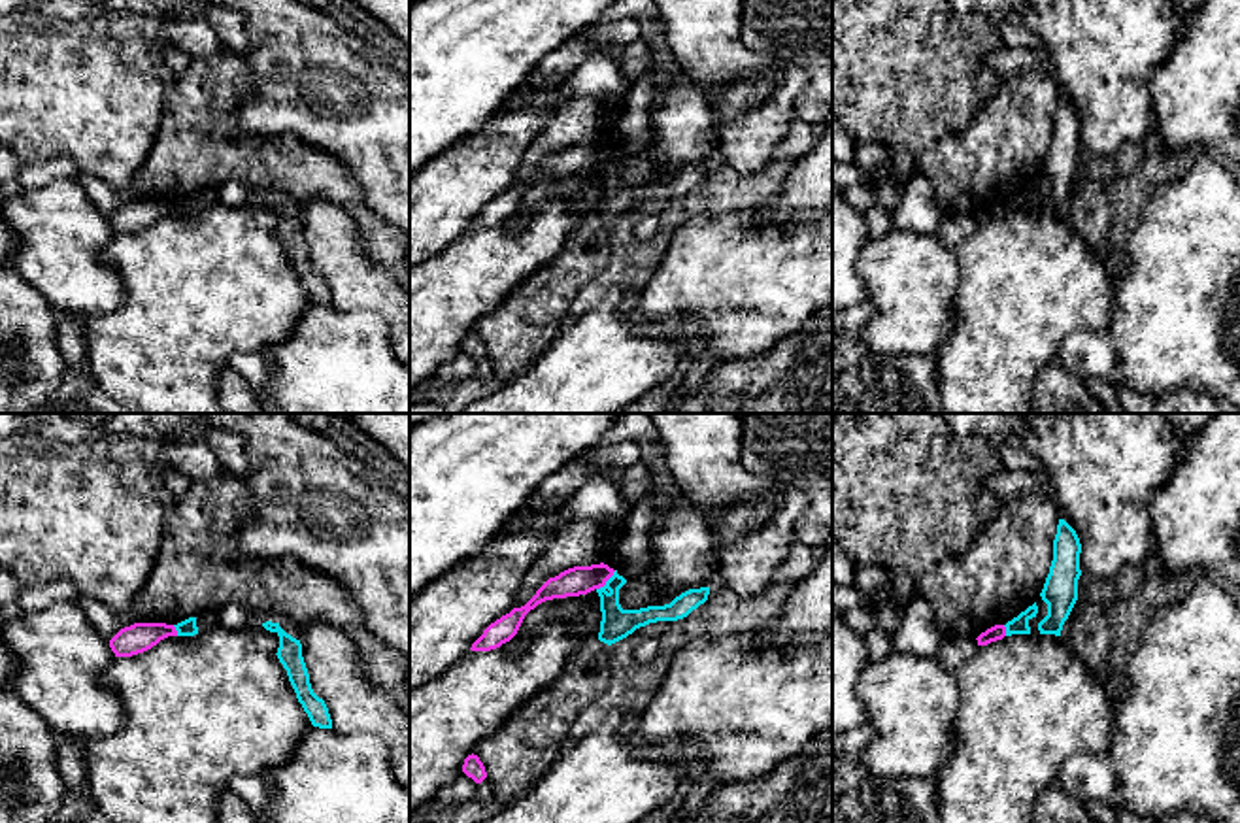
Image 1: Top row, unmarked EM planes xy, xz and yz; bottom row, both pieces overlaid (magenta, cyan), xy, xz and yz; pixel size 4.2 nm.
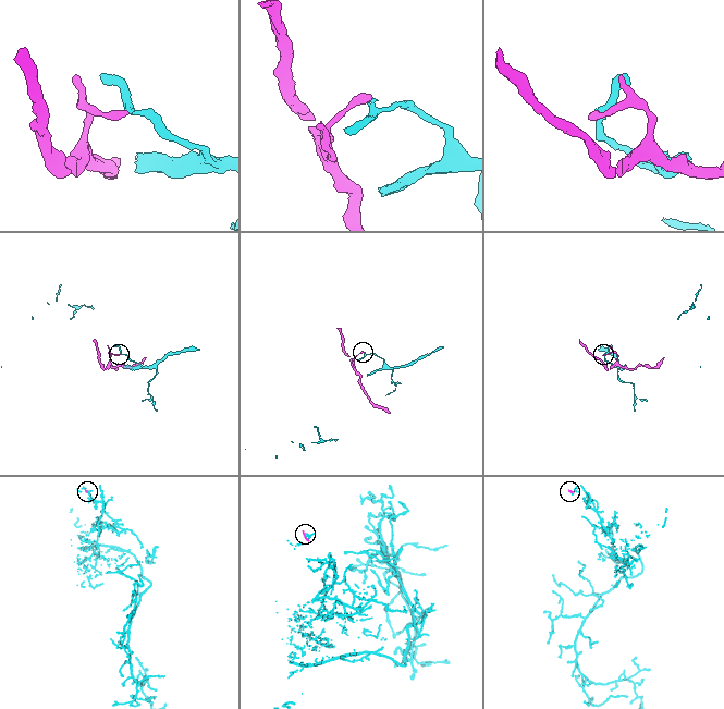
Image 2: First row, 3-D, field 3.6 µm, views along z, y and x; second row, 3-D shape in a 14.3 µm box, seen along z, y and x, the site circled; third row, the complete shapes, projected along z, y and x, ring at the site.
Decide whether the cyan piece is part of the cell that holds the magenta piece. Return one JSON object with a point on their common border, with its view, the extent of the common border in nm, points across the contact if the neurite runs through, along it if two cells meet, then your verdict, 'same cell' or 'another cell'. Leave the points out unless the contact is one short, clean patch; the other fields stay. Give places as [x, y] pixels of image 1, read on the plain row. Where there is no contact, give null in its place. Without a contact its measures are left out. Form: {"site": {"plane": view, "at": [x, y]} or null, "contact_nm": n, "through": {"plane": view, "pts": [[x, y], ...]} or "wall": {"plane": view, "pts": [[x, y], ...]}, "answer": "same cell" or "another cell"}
{"site": {"plane": "xz", "at": [606, 157]}, "contact_nm": 120, "wall": {"plane": "xz", "pts": [[616, 148], [597, 167]]}, "answer": "another cell"}

